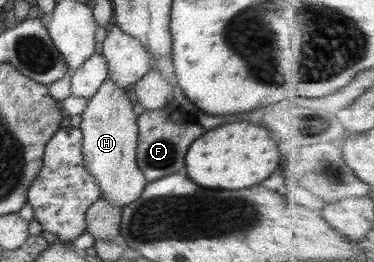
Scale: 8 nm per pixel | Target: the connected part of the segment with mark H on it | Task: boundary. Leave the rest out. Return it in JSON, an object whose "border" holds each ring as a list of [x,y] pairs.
{"border":[[[113,79],[102,80],[94,95],[87,100],[78,126],[81,130],[81,152],[87,172],[98,182],[101,197],[113,206],[128,205],[144,189],[147,181],[138,169],[135,160],[137,148],[137,115],[124,88],[119,88]]]}

